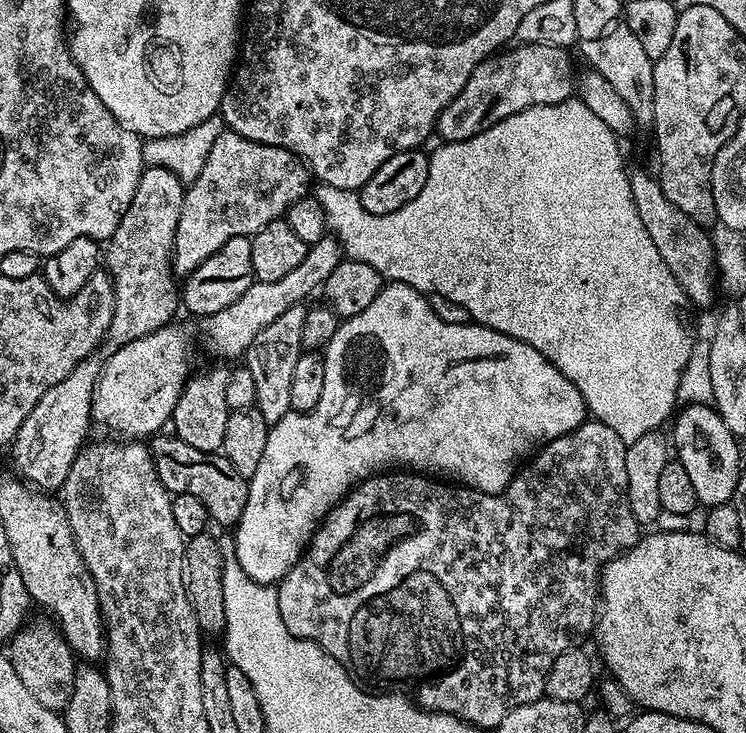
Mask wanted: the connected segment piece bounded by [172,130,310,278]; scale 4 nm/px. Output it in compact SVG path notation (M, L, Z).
M225 130L210 146L202 174L184 189L182 215L174 234L173 273L180 278L189 276L230 238L253 237L270 222L281 219L294 202L309 195L308 180L308 165L290 150L266 146Z

